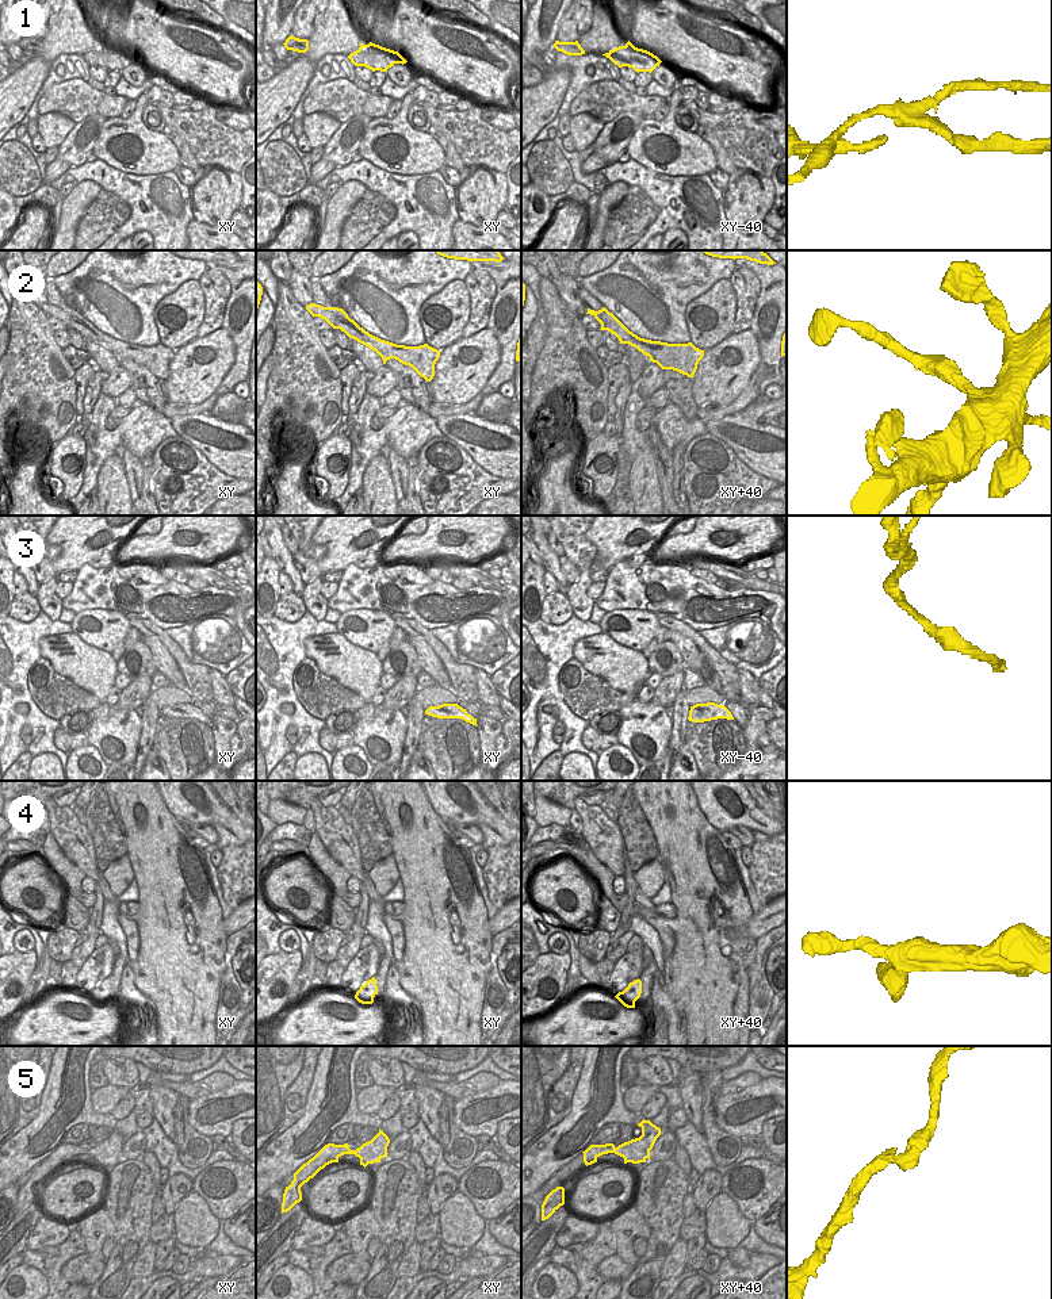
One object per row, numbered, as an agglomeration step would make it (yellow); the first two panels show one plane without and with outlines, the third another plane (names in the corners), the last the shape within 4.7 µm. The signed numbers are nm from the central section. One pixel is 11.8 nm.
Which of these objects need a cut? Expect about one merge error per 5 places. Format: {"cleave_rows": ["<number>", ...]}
{"cleave_rows": ["1"]}

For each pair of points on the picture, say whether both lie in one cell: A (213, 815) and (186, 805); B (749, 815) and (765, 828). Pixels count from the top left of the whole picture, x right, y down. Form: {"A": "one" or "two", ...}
{"A": "one", "B": "one"}

